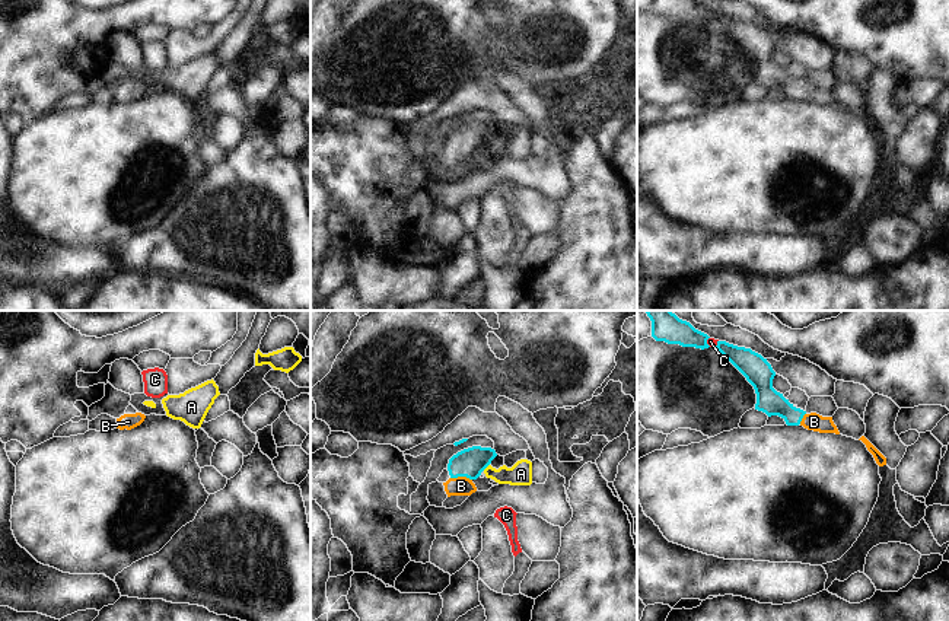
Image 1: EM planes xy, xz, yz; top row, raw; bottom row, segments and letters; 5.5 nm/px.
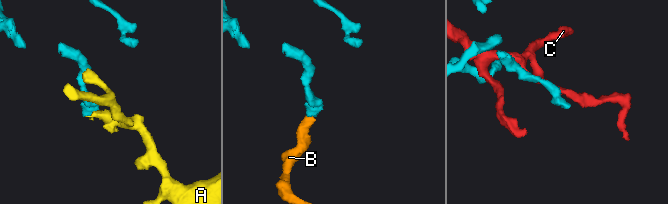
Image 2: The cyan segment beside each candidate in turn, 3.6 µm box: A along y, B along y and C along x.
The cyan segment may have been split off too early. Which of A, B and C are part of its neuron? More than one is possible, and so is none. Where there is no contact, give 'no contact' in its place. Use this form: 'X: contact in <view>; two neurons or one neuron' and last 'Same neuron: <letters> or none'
A: contact in xz; two neurons
B: contact in xz; one neuron
C: contact in yz; two neurons
Same neuron: B

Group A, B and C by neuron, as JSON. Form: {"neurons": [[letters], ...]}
{"neurons": [["A"], ["B"], ["C"]]}

